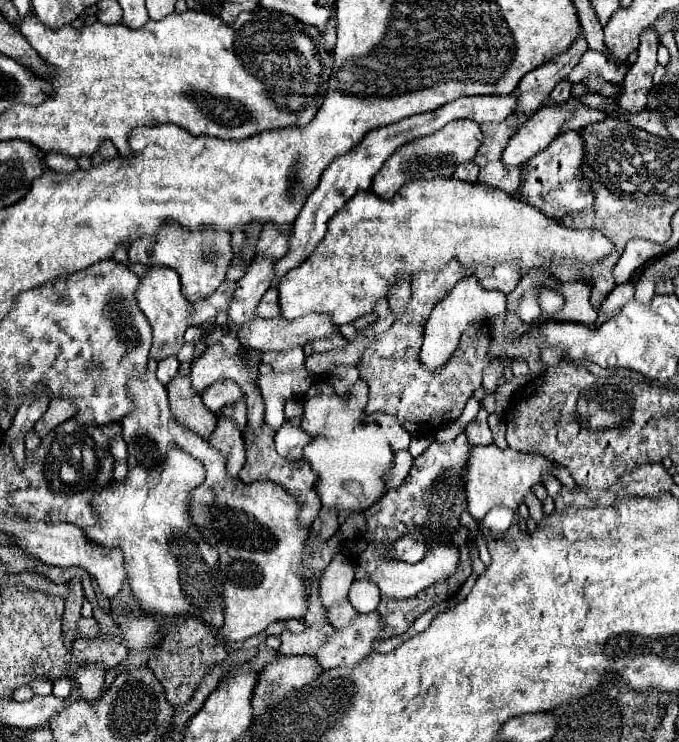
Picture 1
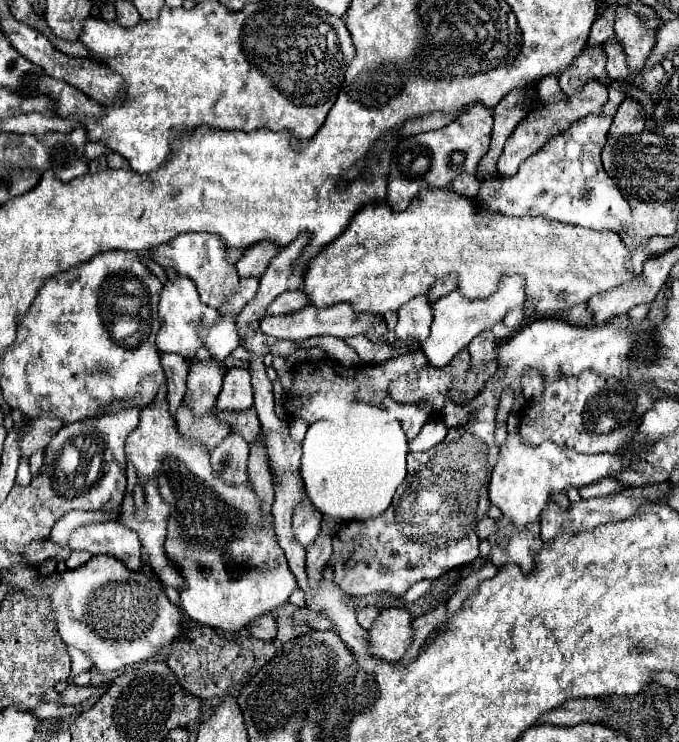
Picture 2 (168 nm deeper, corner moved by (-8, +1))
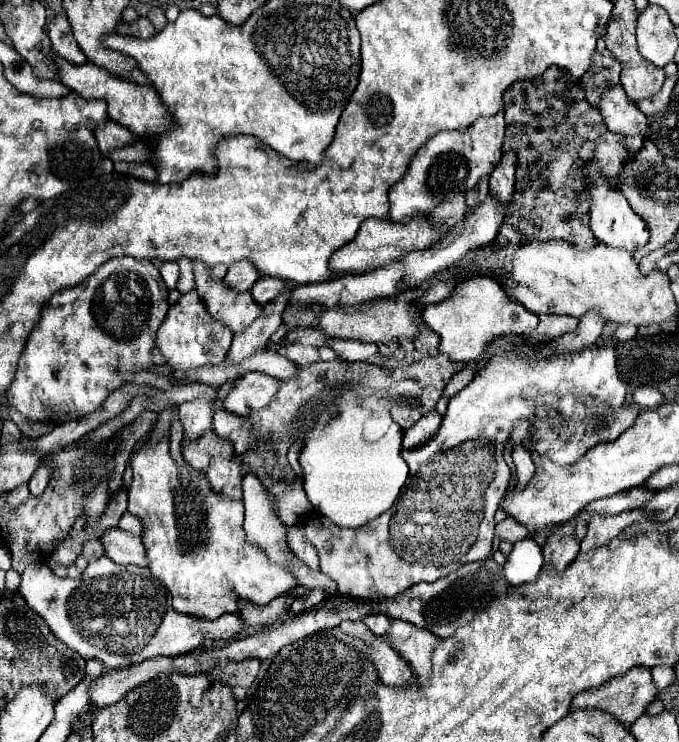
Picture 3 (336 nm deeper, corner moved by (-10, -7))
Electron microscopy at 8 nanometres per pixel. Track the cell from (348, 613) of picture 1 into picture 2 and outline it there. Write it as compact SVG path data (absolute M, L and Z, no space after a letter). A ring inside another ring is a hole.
M364 607L364 609L358 609L356 611L356 617L358 617L358 623L368 629L376 621L378 613L380 613L380 609L376 609L376 607Z

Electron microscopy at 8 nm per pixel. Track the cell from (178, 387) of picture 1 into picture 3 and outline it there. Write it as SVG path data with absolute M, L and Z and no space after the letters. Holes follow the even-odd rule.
M208 429L198 439L188 439L186 437L182 441L182 455L184 455L184 461L190 463L194 469L206 471L206 467L210 463L210 457L214 457L214 455L232 457L234 449L232 449L230 441L220 439L212 429Z

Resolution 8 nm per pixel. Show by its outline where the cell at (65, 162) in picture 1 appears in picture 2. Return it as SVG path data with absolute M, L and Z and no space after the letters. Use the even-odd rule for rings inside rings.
M88 143L86 145L86 157L88 157L88 161L92 161L96 157L102 157L102 155L108 155L108 153L112 153L112 151L104 143Z

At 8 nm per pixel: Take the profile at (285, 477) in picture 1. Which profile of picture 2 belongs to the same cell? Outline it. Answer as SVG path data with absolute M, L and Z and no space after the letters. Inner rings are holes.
M306 499L306 503L302 503L300 507L294 509L292 529L294 529L300 545L304 545L304 549L308 549L314 543L314 539L318 537L318 533L320 533L320 513L310 505L310 499Z

